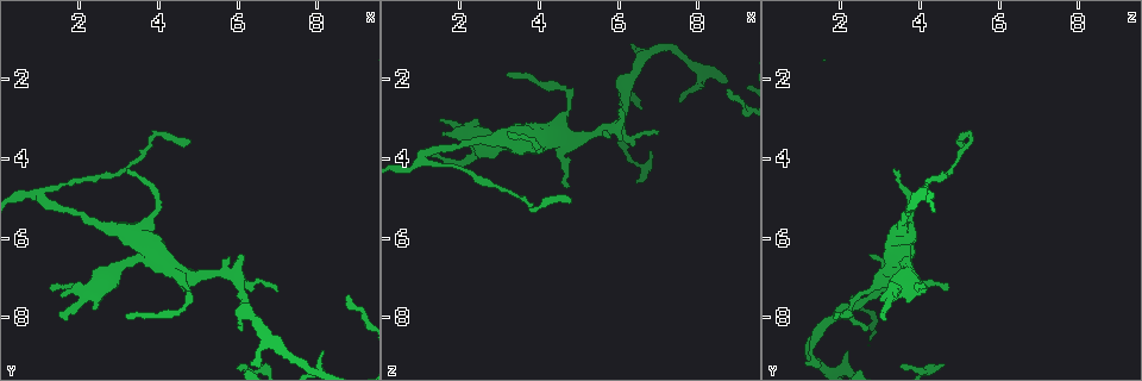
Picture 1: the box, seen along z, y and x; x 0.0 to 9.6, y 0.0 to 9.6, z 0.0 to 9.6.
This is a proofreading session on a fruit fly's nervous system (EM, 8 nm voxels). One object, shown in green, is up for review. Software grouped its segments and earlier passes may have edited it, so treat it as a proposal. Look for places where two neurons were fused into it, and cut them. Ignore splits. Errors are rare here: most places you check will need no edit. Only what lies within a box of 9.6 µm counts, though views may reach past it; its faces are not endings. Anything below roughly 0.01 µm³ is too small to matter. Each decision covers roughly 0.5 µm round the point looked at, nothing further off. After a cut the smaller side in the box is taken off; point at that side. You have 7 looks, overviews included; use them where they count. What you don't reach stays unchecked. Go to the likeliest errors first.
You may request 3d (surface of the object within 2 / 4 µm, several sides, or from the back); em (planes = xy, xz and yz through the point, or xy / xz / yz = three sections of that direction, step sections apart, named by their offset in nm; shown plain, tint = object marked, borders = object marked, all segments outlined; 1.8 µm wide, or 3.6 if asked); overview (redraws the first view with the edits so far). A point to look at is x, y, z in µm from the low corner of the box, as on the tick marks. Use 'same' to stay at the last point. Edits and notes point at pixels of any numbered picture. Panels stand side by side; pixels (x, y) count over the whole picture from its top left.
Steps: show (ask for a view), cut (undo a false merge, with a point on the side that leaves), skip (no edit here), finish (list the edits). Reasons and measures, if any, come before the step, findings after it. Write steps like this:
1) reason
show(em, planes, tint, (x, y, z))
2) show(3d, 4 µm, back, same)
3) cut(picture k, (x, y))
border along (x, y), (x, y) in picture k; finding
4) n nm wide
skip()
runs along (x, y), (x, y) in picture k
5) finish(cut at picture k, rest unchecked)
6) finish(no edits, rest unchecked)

show(3d, 2 µm, (3.85, 5.50, 3.75))

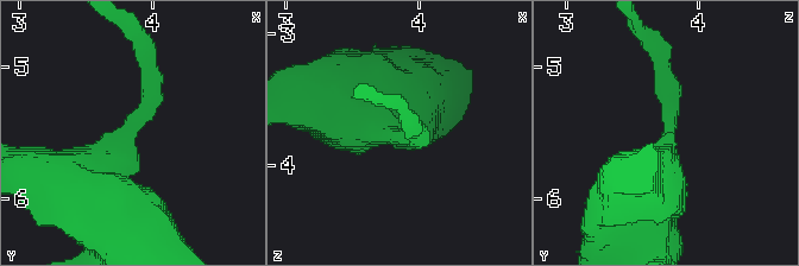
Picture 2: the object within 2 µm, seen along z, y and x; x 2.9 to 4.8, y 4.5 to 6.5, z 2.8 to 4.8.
arms of 160, 550 nm
show(em, planes, tint, (3.84, 5.50, 3.76))

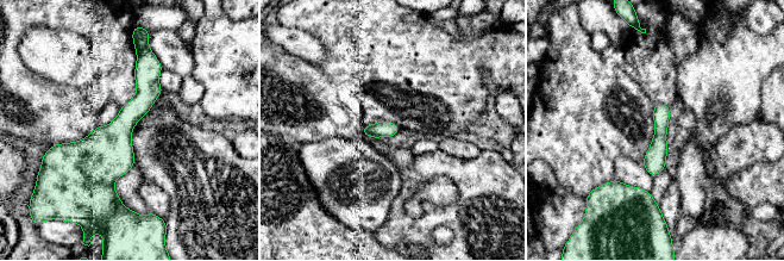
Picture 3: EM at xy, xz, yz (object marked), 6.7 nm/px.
110 nm wide
skip()
runs along (139, 57), (144, 99), (108, 149), (113, 198) in picture 3; all the same neuron

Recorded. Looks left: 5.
abrupt turn
show(em, planes, tint, (3.85, 3.40, 5.30))

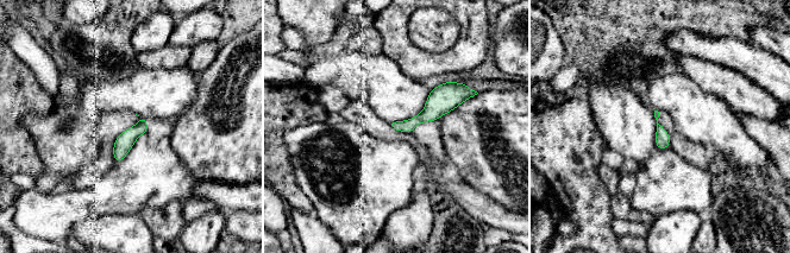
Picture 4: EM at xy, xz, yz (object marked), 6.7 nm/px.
skip()
runs along (144, 121), (123, 144), (117, 159) in picture 4; one neuron here

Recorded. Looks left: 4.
four arms meet
show(3d, 4 µm, (2.50, 7.20, 3.45))

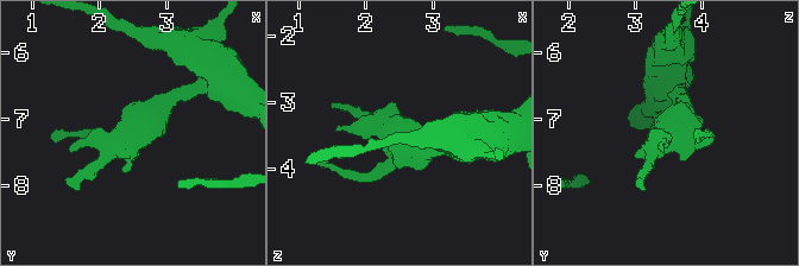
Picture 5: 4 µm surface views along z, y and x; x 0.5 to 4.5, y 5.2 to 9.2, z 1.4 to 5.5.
4 arms; now the EM
show(em, 3.6 µm, planes, borders, (2.40, 7.25, 3.45))

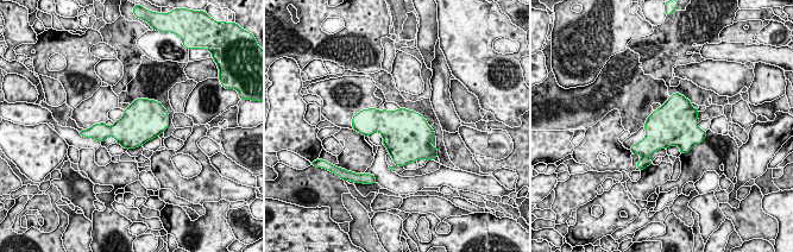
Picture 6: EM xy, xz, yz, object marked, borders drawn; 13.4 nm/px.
skip()
continuous, no second neuron

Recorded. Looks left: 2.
finish(no edits, rest unchecked)

